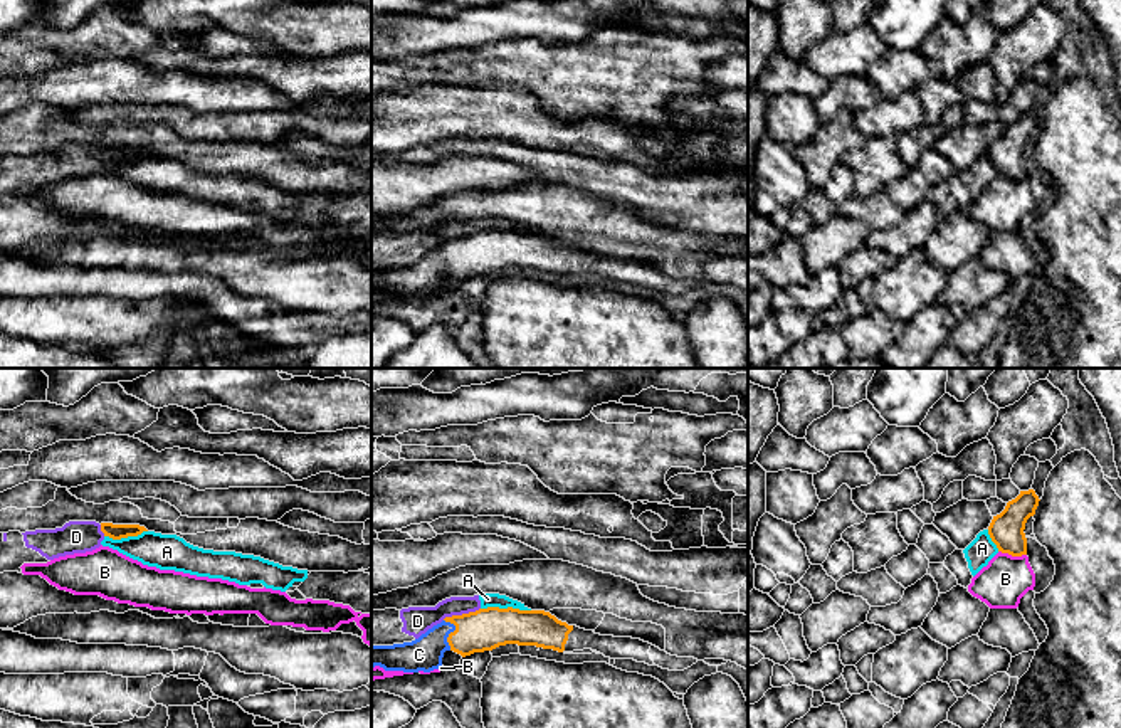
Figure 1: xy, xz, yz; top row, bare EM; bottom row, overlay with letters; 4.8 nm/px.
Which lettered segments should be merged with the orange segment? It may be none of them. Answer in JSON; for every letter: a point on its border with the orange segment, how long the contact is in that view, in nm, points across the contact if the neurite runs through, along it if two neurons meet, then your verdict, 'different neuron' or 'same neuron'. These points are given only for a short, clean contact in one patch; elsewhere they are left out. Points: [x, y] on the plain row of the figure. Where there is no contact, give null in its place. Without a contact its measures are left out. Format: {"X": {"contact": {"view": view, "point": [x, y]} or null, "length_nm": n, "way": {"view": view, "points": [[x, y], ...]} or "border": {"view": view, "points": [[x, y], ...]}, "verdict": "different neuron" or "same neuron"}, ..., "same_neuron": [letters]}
{"A": {"contact": {"view": "xz", "point": [508, 231]}, "length_nm": 240, "border": {"view": "xz", "points": [[481, 231], [518, 231], [530, 234]]}, "verdict": "different neuron"}, "B": {"contact": {"view": "yz", "point": [1012, 179]}, "length_nm": 140, "verdict": "different neuron"}, "C": {"contact": {"view": "xz", "point": [451, 256]}, "length_nm": 160, "way": {"view": "xz", "points": [[484, 253], [451, 256], [426, 276]]}, "verdict": "same neuron"}, "D": {"contact": {"view": "xz", "point": [463, 237]}, "length_nm": 190, "border": {"view": "xz", "points": [[479, 231], [442, 242]]}, "verdict": "different neuron"}, "same_neuron": ["C"]}

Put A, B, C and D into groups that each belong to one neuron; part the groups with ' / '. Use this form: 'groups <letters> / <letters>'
groups A D / B / C

